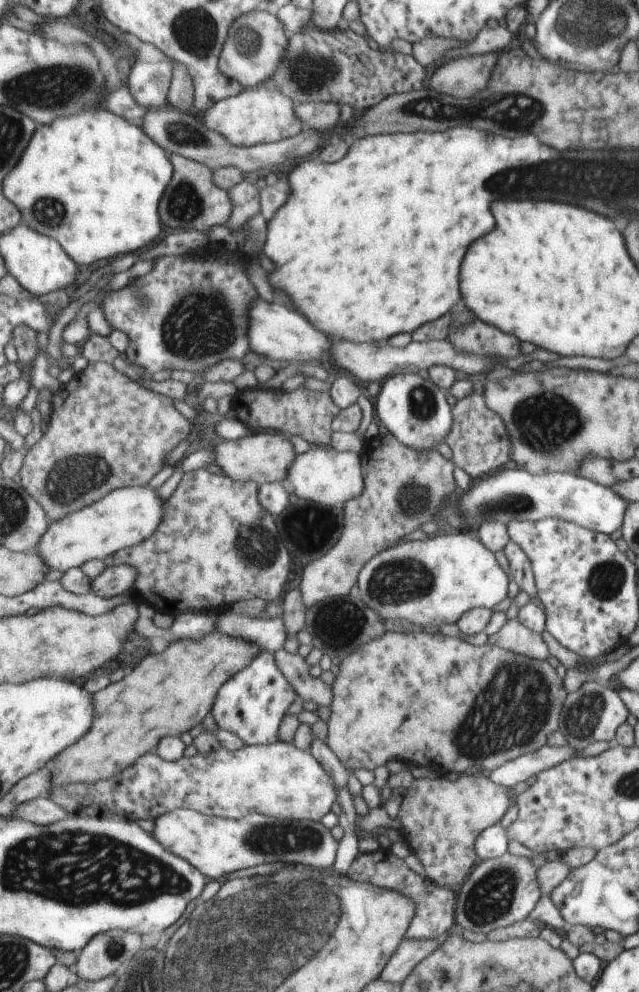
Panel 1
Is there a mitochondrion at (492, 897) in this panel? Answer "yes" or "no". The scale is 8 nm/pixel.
yes

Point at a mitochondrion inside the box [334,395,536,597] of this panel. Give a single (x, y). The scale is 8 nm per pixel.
(412, 499)

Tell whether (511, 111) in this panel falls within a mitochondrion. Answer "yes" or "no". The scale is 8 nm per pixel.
yes

